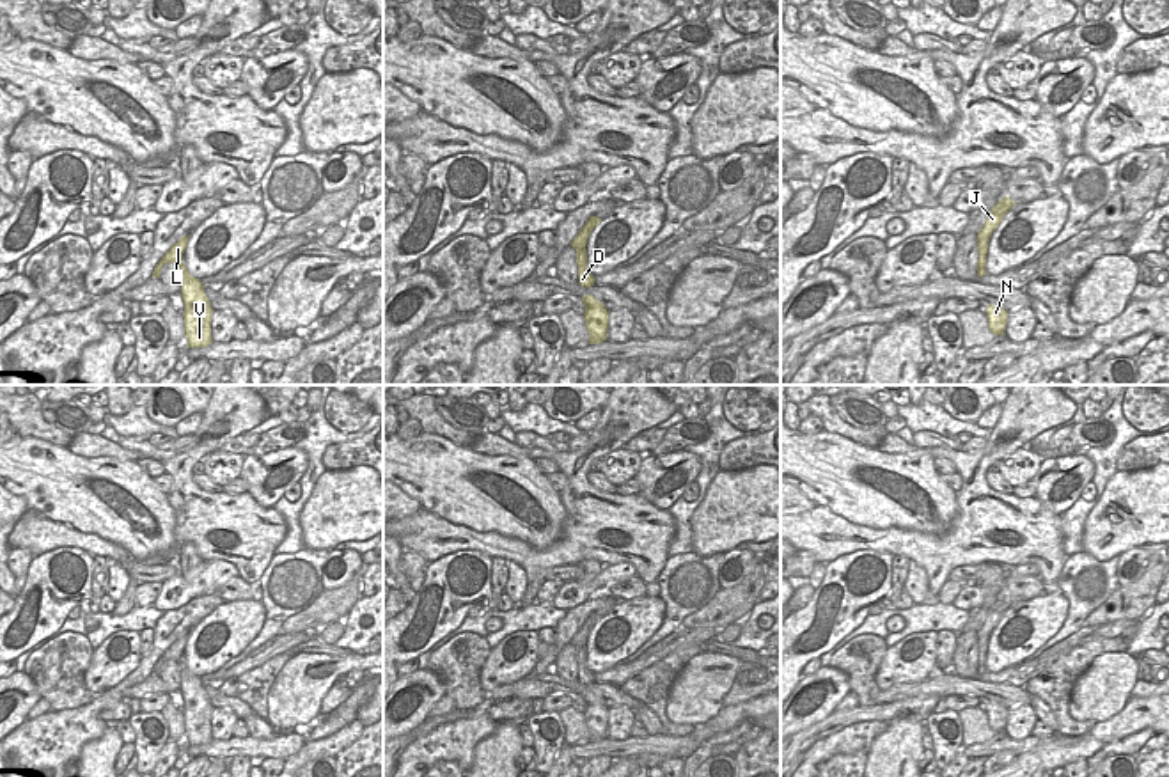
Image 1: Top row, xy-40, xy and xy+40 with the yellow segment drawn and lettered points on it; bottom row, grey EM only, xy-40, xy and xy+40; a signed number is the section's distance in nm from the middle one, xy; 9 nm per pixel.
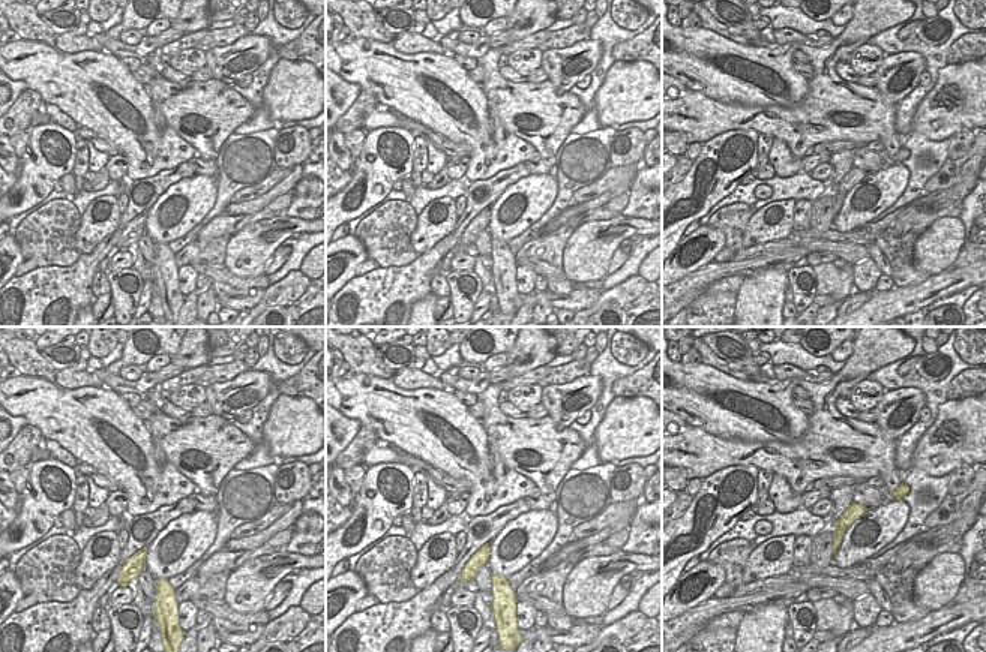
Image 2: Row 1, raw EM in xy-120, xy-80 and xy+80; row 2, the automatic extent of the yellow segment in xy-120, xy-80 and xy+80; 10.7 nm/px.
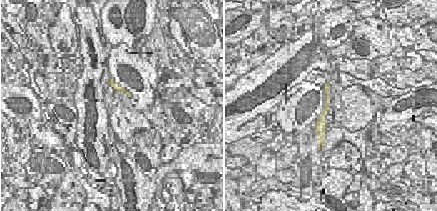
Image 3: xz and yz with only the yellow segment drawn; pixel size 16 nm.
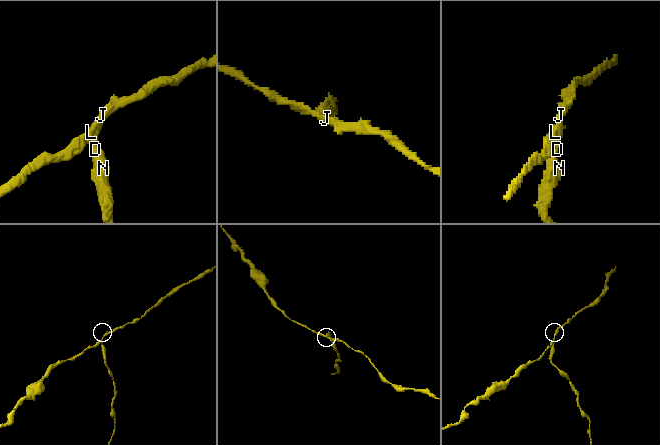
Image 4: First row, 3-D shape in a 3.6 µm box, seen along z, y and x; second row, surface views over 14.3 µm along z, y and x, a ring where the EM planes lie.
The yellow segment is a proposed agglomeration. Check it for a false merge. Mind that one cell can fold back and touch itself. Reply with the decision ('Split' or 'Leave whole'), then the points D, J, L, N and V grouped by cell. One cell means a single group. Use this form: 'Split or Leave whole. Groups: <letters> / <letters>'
Split. Groups: D N V / J L

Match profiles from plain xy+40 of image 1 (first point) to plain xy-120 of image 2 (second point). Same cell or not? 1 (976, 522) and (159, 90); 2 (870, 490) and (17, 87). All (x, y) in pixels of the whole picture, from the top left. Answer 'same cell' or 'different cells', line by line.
1: same cell
2: different cells

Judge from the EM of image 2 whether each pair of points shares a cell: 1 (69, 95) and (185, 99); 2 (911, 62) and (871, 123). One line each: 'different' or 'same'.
1: different
2: different

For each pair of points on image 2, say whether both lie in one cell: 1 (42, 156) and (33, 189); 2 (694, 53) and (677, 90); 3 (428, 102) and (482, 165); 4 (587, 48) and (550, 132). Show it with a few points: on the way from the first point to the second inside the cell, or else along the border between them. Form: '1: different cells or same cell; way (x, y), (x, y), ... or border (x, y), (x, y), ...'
1: same cell; way (42, 164), (36, 182)
2: different cells; border (677, 78), (688, 89)
3: same cell; way (446, 111), (482, 147)
4: different cells; border (548, 78), (559, 93), (569, 92)

